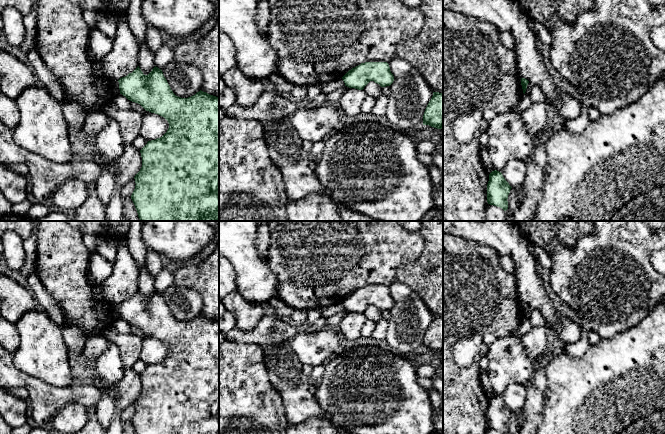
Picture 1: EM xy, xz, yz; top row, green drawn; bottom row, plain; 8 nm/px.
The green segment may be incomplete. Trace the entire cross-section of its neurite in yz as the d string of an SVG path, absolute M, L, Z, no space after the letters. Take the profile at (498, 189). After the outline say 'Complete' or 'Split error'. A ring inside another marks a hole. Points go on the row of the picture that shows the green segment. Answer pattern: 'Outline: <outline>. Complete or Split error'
Outline: M494 170L489 174L489 181L487 184L487 202L502 208L504 211L508 209L508 195L511 186L505 180L502 173Z. Complete

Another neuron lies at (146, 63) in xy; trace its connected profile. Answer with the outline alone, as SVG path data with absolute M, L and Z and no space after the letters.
M146 41L139 47L139 63L138 66L144 75L148 75L155 67L154 63L155 53L149 48Z

